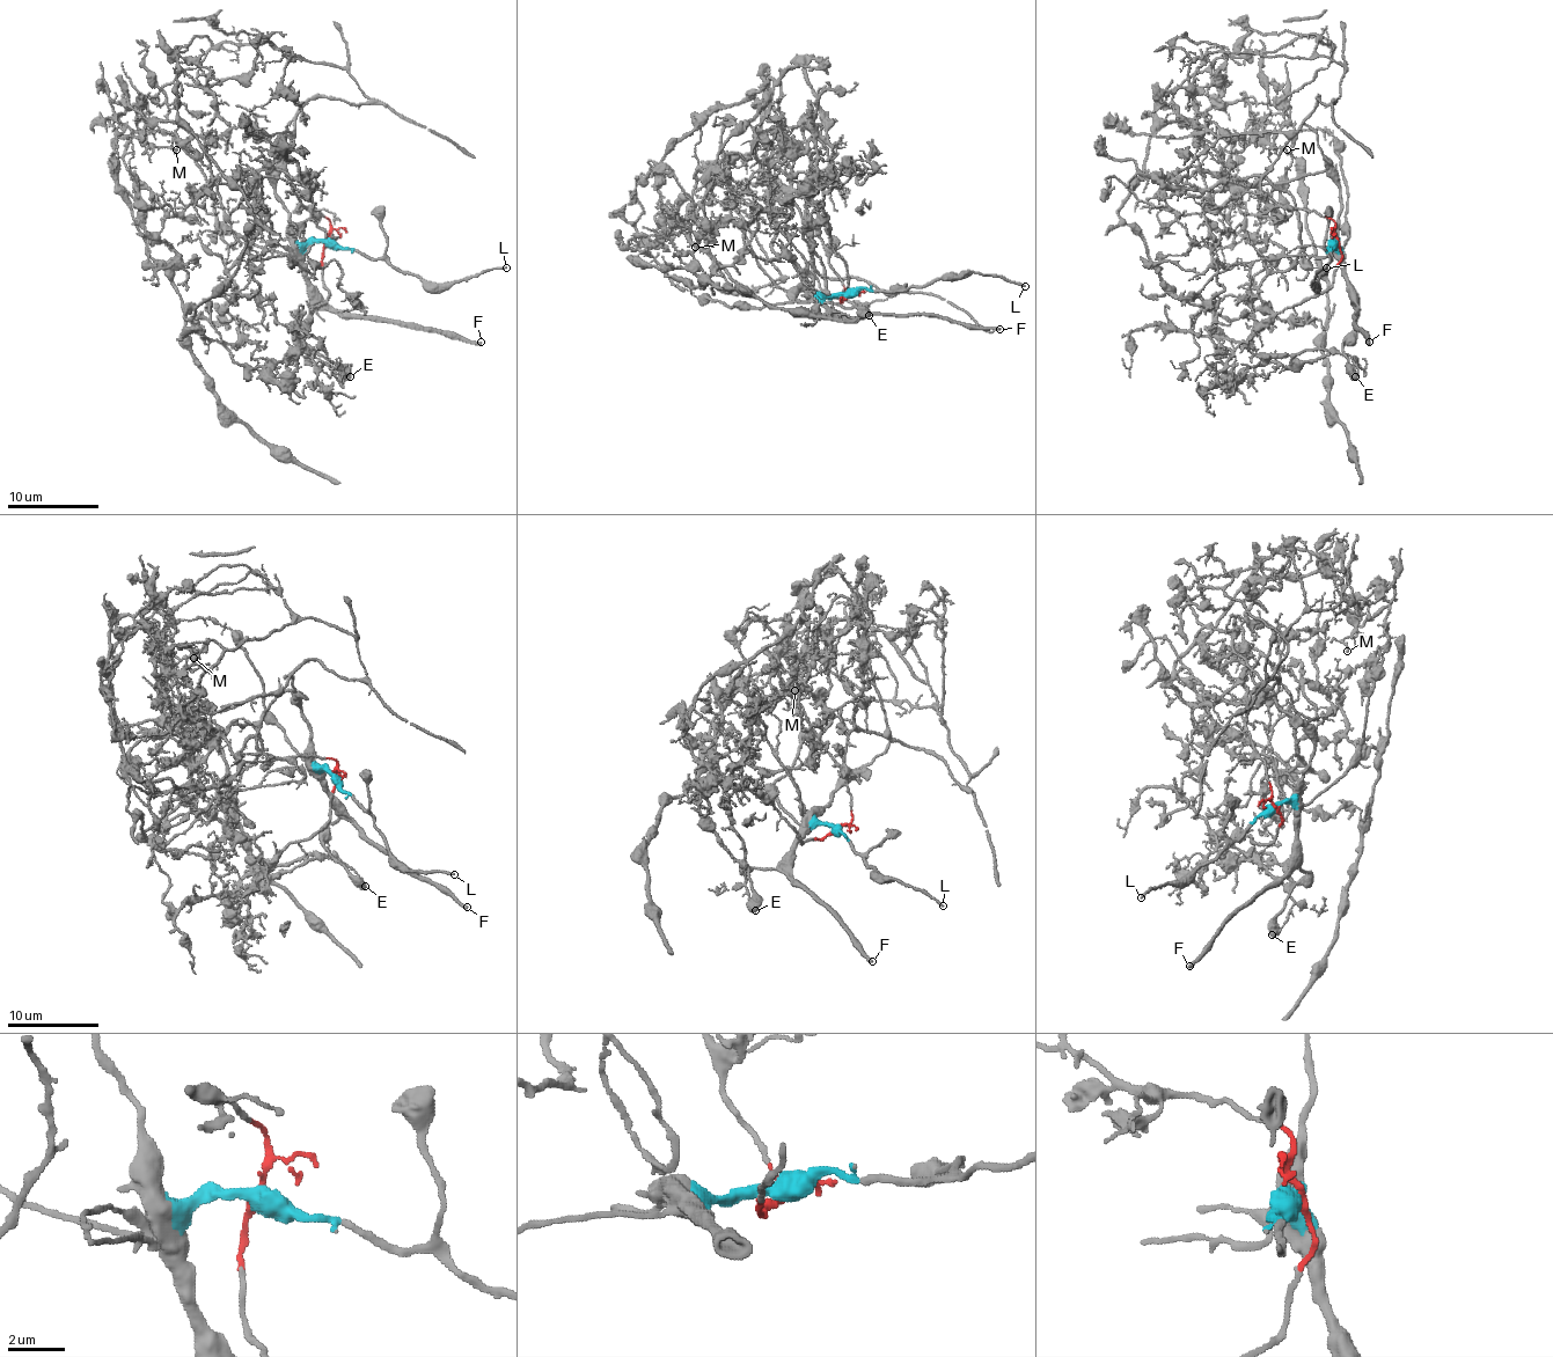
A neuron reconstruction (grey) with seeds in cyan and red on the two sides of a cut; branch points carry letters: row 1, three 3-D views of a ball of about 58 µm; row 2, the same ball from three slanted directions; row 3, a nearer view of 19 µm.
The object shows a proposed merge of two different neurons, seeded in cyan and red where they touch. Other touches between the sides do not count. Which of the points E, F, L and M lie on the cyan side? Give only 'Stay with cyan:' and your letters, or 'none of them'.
Stay with cyan: E, F, L

